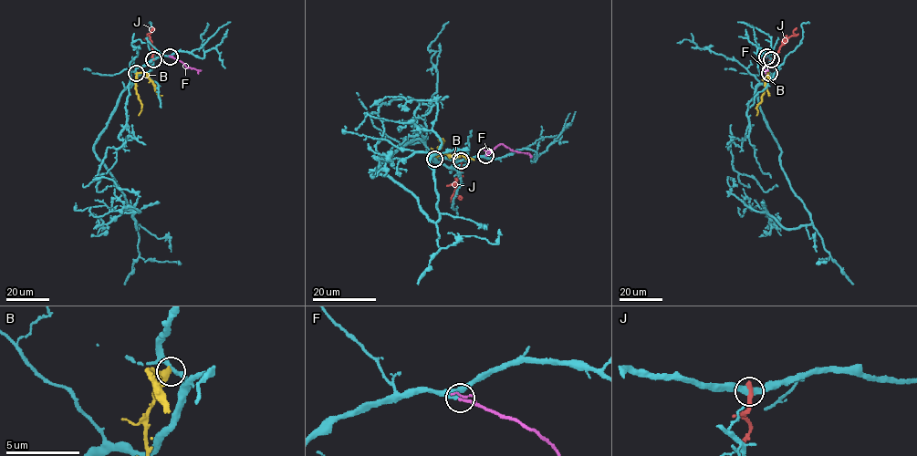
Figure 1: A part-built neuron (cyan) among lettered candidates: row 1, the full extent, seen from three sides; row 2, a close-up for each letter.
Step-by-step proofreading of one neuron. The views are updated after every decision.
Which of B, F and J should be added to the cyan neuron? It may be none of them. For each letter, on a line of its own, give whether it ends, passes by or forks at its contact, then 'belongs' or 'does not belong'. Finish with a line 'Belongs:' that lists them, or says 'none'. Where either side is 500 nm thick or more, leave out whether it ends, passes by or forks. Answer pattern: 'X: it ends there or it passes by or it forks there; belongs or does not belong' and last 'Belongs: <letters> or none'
B: it passes by; does not belong
F: it ends there; belongs
J: it ends there; does not belong
Belongs: F

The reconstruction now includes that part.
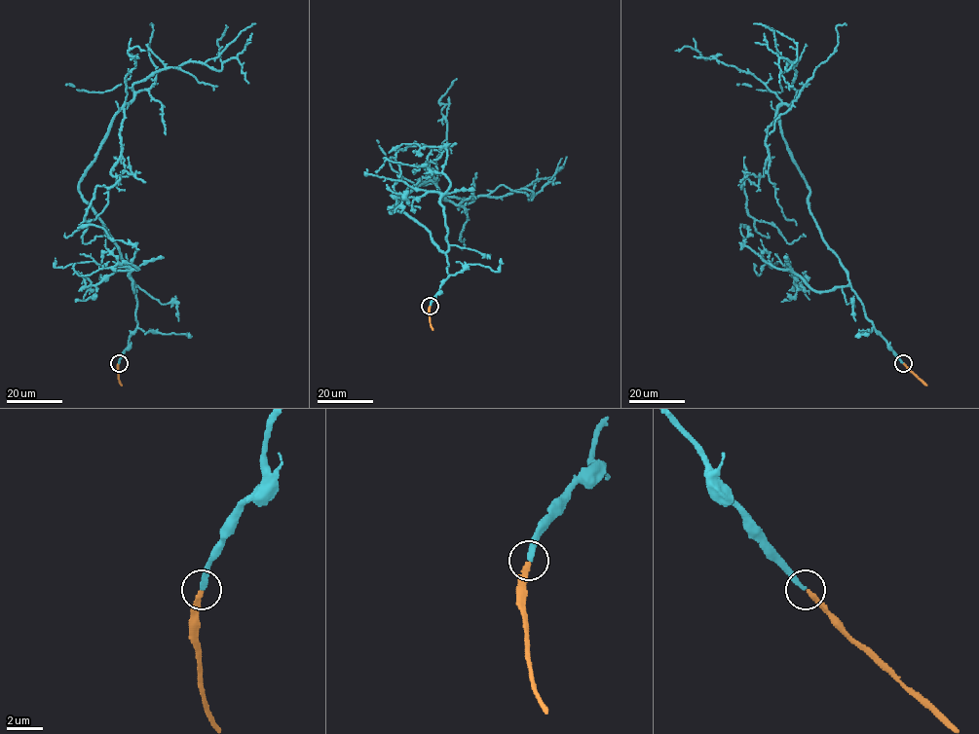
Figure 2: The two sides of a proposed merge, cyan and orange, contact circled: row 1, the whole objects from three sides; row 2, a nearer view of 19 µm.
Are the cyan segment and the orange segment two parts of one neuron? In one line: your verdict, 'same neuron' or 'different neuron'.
same neuron

